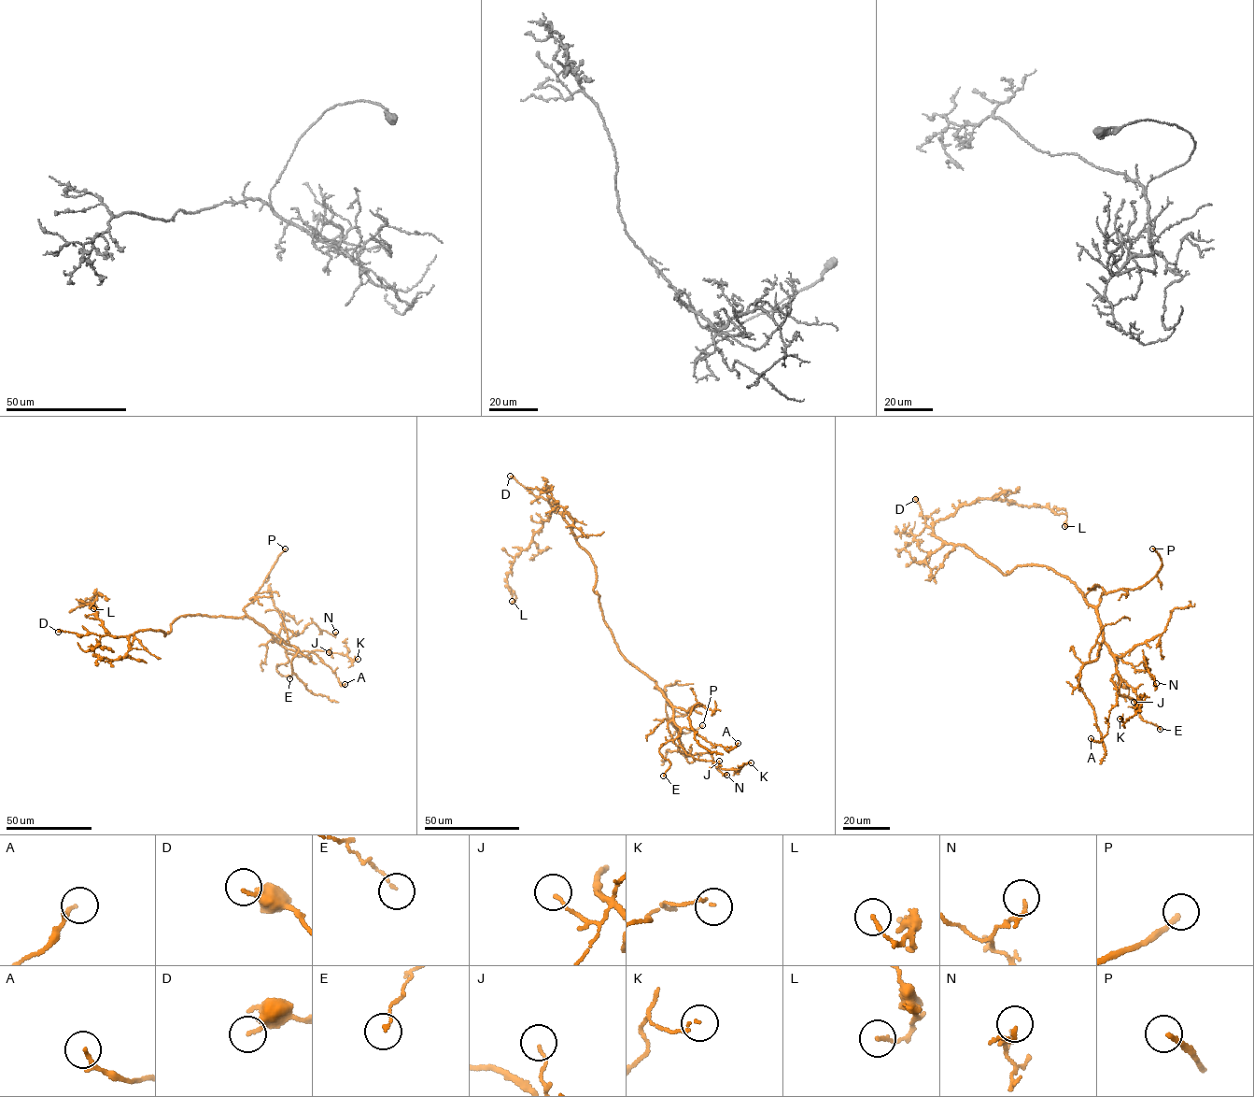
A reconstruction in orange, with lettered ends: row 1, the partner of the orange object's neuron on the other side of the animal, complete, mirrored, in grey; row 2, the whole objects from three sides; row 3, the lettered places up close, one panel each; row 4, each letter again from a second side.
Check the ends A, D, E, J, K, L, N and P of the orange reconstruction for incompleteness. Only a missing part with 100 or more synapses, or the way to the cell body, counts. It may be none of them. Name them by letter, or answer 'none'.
P

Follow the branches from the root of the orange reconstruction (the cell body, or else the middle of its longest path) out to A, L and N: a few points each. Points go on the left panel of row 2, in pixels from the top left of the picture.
A: (176, 619), (189, 614), (246, 616), (264, 628), (287, 649), (315, 653), (335, 674), (341, 685), (345, 684)
L: (176, 619), (164, 635), (149, 629), (116, 637), (105, 631), (92, 605), (80, 604), (93, 596), (93, 608)
N: (176, 619), (189, 614), (246, 616), (269, 633), (273, 642), (286, 641), (312, 622), (332, 635), (335, 632)

